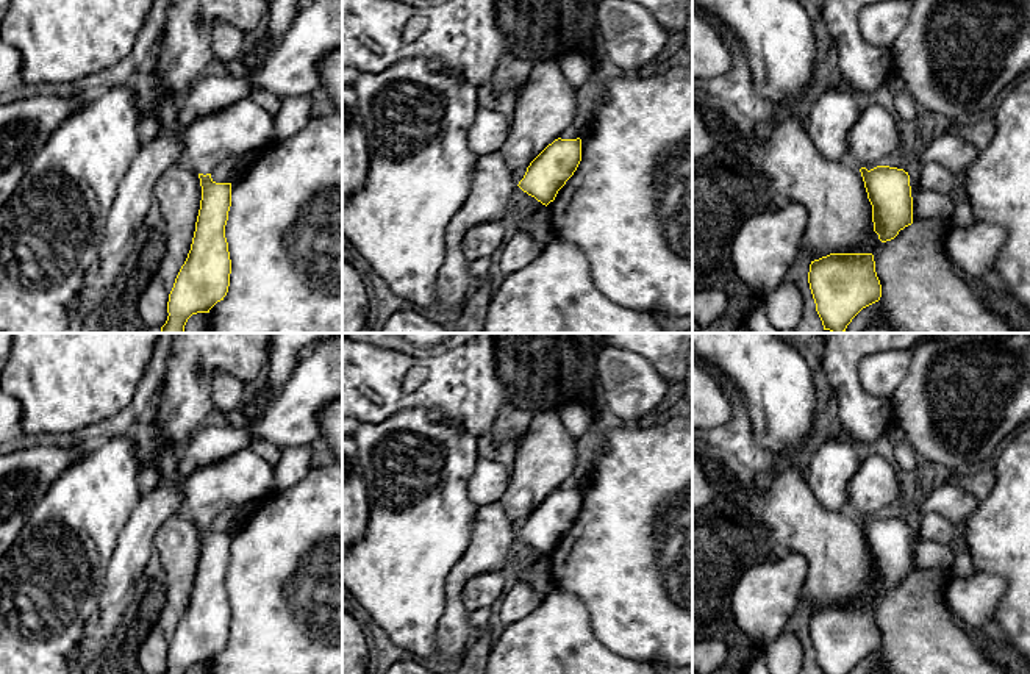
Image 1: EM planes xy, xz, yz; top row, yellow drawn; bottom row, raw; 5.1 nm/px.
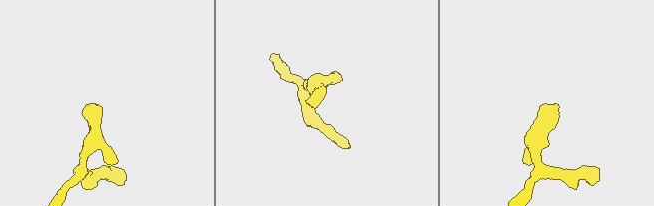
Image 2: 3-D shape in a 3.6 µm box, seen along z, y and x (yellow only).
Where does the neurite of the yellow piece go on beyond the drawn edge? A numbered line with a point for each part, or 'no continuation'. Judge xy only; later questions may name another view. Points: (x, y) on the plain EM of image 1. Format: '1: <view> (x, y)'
1: xy (244, 477)

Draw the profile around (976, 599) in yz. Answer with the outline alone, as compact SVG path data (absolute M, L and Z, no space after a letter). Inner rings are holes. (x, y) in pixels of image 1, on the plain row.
M949 571L944 602L950 615L978 630L996 621L1005 593L1007 580L999 574L975 571L969 577L958 577Z

